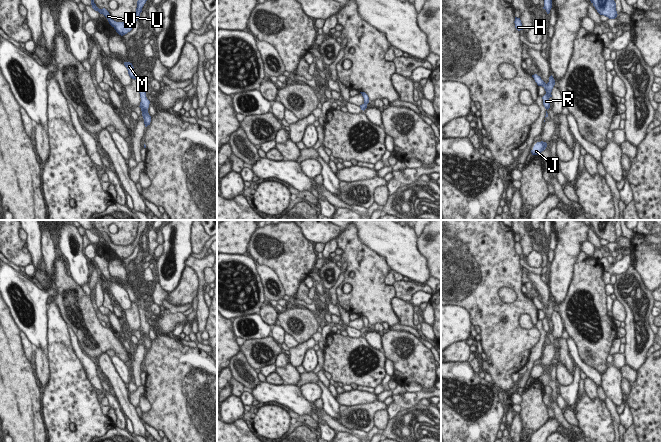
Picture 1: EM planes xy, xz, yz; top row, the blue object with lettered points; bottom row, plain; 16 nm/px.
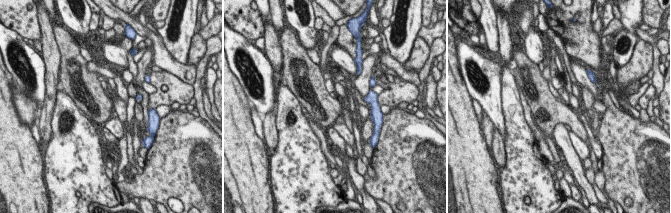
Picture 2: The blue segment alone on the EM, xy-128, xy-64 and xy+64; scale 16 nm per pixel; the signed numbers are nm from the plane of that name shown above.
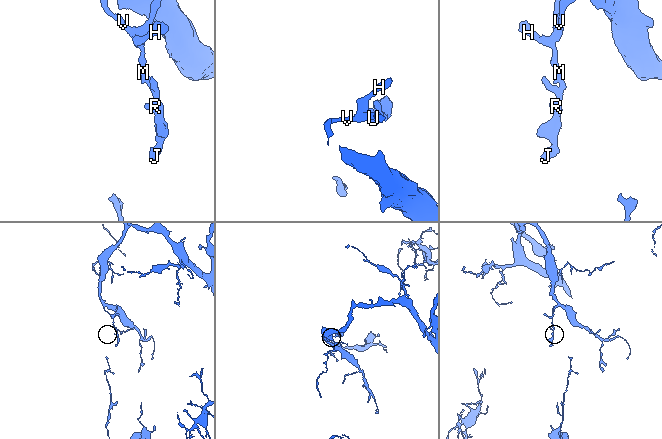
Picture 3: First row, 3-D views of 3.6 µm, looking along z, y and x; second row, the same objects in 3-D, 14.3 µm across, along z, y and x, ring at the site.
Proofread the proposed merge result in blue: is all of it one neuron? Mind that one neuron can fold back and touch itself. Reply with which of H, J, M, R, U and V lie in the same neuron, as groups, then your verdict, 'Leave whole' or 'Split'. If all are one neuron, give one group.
Groups: H J M R U V. Leave whole

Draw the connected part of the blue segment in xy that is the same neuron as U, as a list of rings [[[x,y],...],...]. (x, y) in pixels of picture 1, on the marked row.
[[[91,0],[91,5],[95,11],[98,11],[100,14],[103,14],[107,18],[109,24],[116,30],[116,32],[119,35],[123,36],[132,30],[134,23],[140,17],[140,13],[142,12],[142,8],[143,8],[144,4],[146,3],[146,1],[147,0],[138,0],[137,1],[136,13],[133,16],[132,20],[130,22],[127,22],[127,23],[114,21],[111,18],[111,15],[109,14],[109,12],[105,8],[99,9],[96,6],[96,4],[94,3],[94,0]]]

